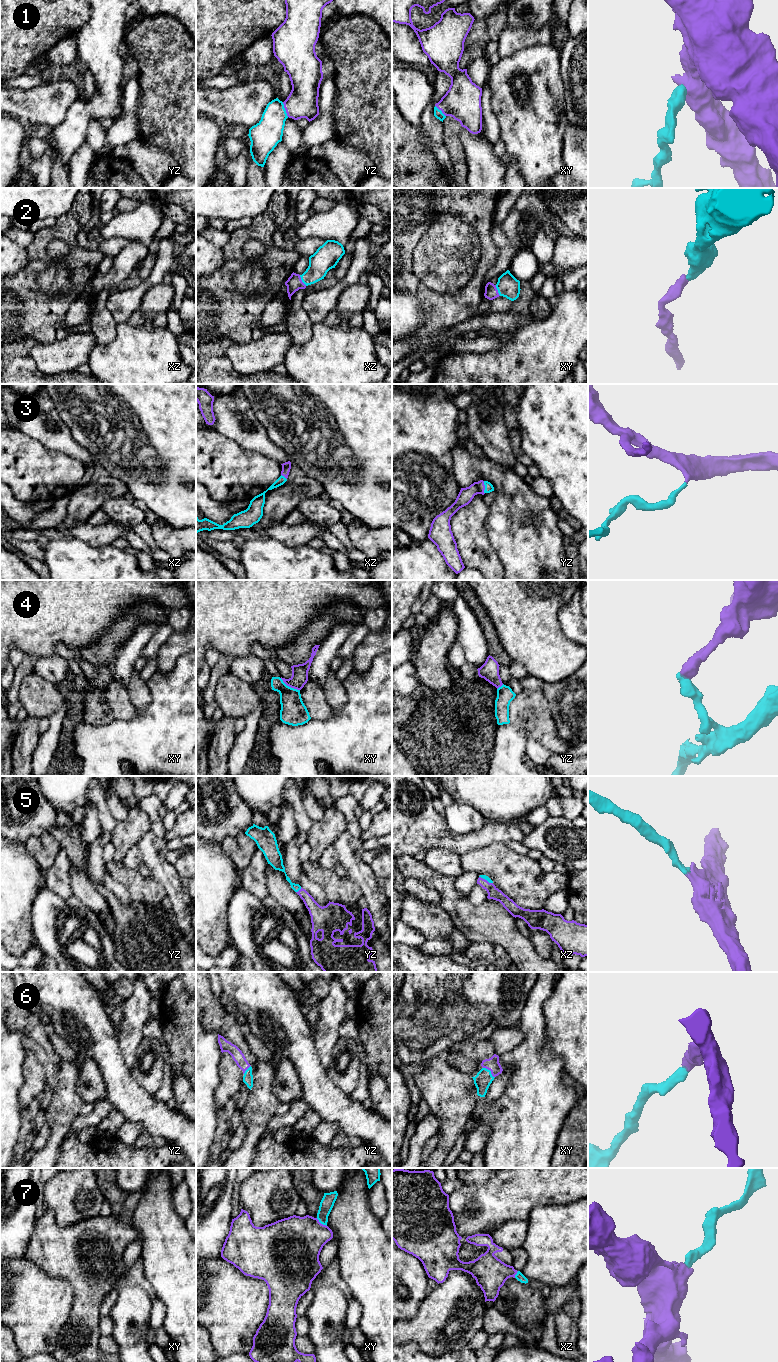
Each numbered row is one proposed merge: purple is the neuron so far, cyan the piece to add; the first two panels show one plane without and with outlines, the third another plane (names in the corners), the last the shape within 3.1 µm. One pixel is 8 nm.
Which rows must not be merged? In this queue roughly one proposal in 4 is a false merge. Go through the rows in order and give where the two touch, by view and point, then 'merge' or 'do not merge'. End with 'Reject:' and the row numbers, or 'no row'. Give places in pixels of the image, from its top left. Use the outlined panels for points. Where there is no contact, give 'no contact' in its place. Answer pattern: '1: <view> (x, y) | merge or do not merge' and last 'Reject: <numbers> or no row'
1: yz (285, 109) | merge
2: xz (301, 280) | merge
3: yz (484, 487) | merge
4: xy (290, 686) | do not merge
5: yz (299, 890) | merge
6: xy (490, 1070) | merge
7: xy (320, 1223) | merge
Reject: 4

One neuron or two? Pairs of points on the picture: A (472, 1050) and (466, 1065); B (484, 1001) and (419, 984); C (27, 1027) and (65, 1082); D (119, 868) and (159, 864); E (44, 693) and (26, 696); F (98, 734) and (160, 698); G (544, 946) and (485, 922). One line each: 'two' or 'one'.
A: two
B: two
C: two
D: two
E: one
F: one
G: two

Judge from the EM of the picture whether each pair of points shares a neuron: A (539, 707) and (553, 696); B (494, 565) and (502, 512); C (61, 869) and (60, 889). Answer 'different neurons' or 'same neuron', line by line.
A: different neurons
B: different neurons
C: same neuron

